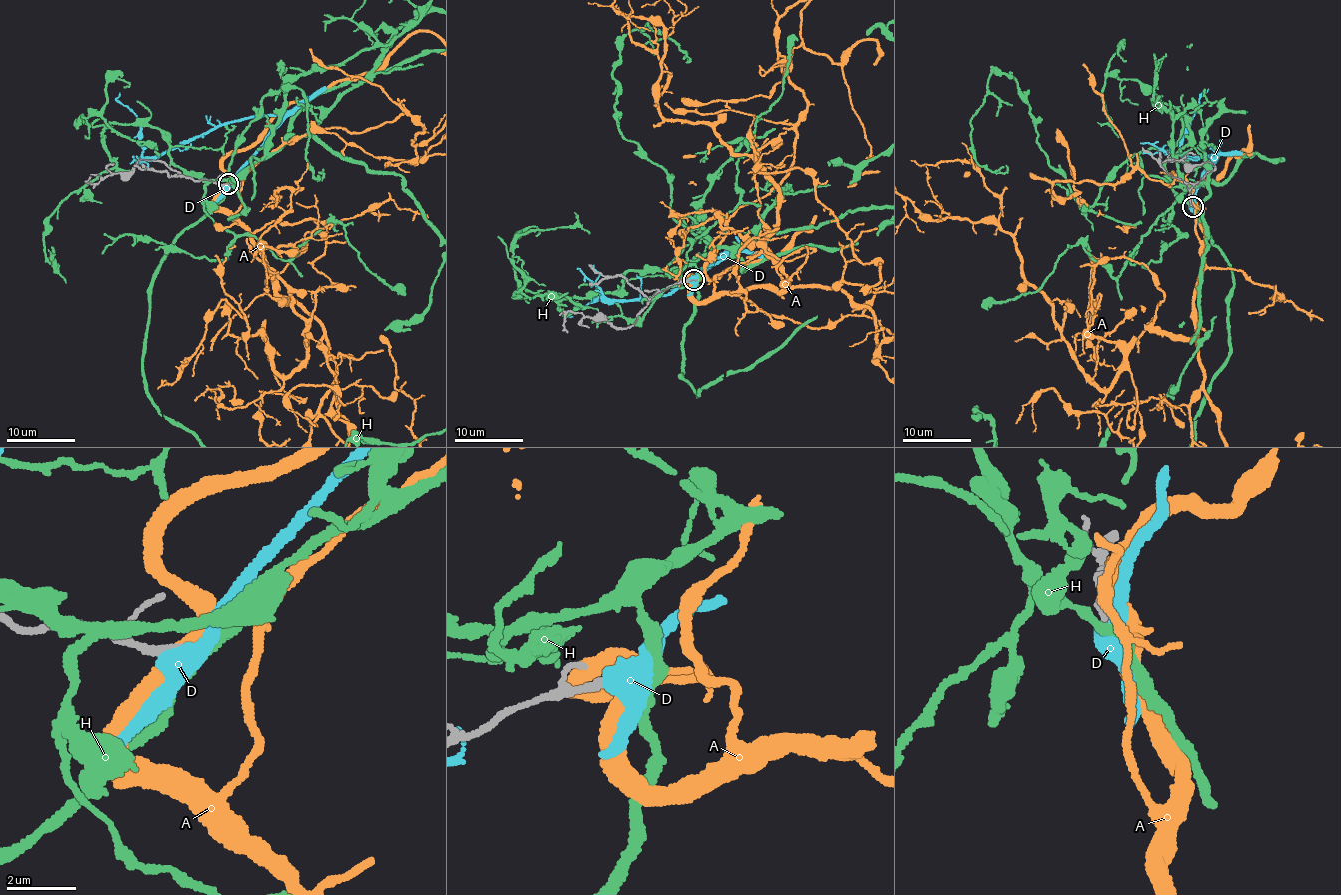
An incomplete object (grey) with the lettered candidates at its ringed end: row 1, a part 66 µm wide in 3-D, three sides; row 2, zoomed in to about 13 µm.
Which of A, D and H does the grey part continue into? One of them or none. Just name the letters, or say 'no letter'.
no letter

